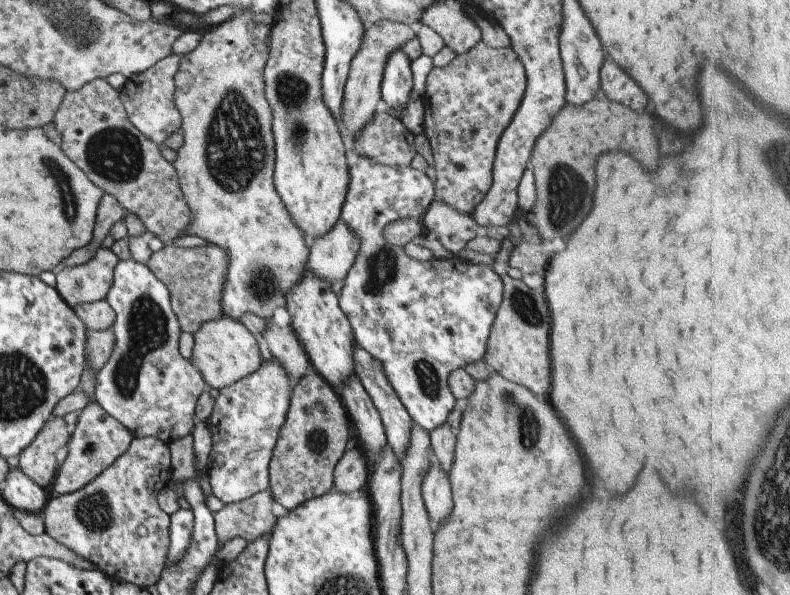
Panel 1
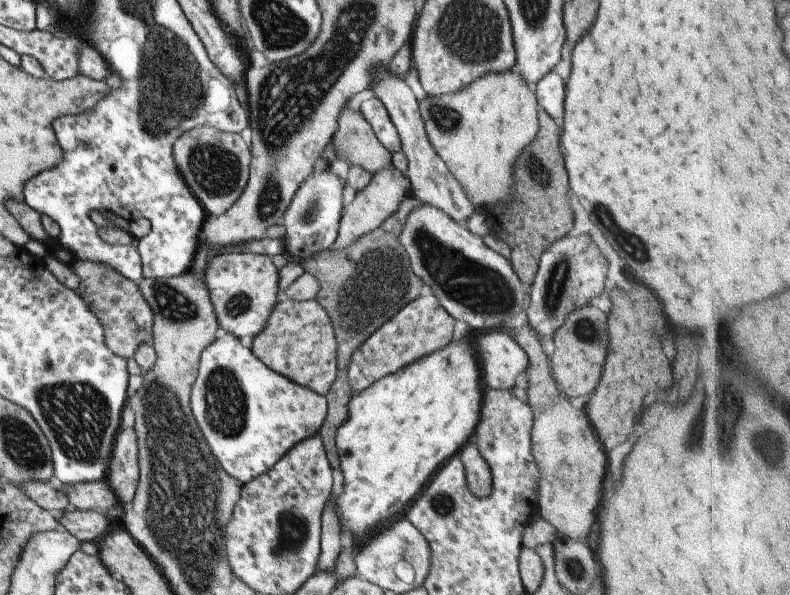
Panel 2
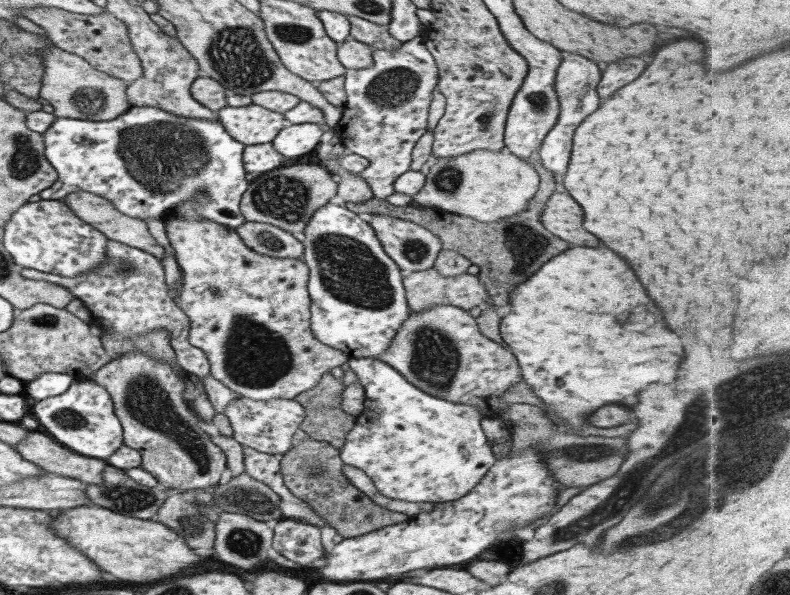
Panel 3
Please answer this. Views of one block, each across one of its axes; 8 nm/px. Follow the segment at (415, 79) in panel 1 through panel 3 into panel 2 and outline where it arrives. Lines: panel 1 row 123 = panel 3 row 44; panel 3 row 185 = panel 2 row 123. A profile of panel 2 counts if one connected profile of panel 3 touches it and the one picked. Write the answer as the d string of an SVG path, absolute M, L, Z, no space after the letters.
M378 97L363 101L360 105L360 112L368 120L368 124L372 126L376 138L380 140L386 150L391 153L401 151L401 140L397 128Z

